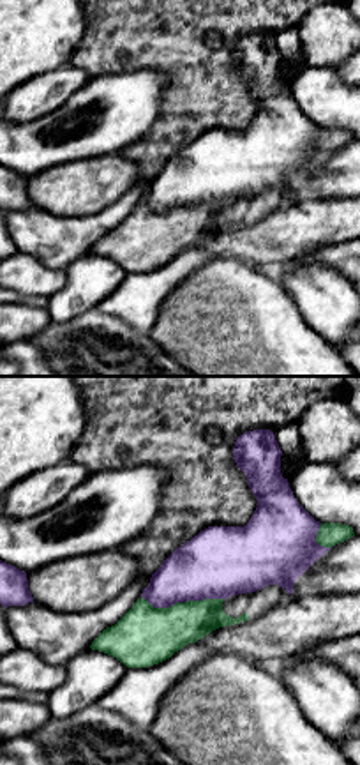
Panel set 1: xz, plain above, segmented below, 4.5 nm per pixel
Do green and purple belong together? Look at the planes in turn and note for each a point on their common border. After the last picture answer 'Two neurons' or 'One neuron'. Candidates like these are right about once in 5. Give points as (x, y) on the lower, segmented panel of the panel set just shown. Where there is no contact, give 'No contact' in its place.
Touches green at (184, 603)

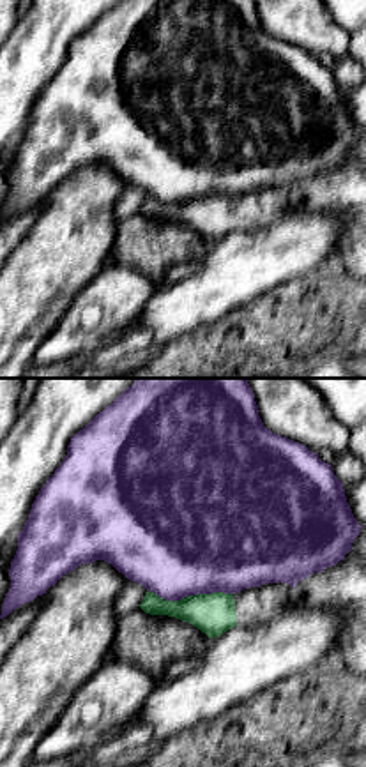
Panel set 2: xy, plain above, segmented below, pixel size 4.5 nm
Touches green at (191, 596)

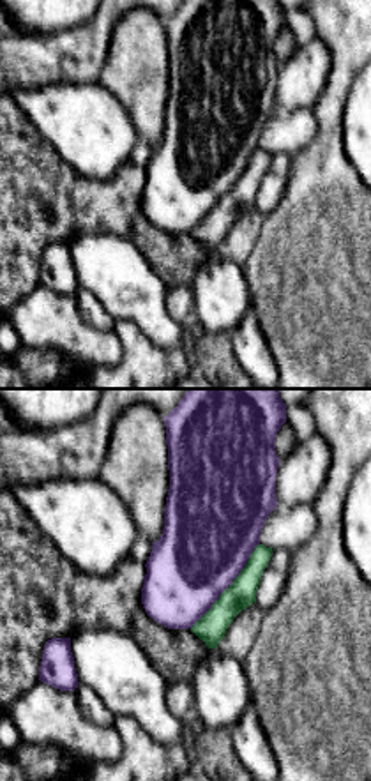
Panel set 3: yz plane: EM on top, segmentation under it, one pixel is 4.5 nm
Touches green at (230, 585)

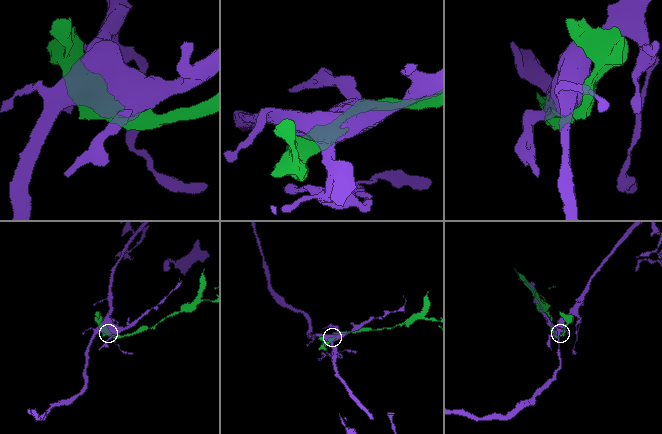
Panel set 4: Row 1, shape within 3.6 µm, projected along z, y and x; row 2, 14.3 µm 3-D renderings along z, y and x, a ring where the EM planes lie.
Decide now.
Two neurons

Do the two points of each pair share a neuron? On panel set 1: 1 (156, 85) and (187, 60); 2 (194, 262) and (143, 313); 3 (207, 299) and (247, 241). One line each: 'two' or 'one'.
1: two
2: one
3: two

